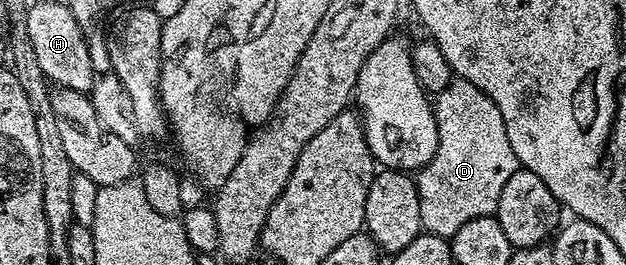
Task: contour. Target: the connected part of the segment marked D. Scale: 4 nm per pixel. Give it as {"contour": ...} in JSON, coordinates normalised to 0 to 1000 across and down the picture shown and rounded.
{"contour":[[[724,298],[693,377],[700,566],[690,615],[663,668],[674,792],[673,864],[693,891],[722,894],[751,823],[791,804],[802,702],[827,645],[827,608],[808,513],[802,415],[764,325]]]}

